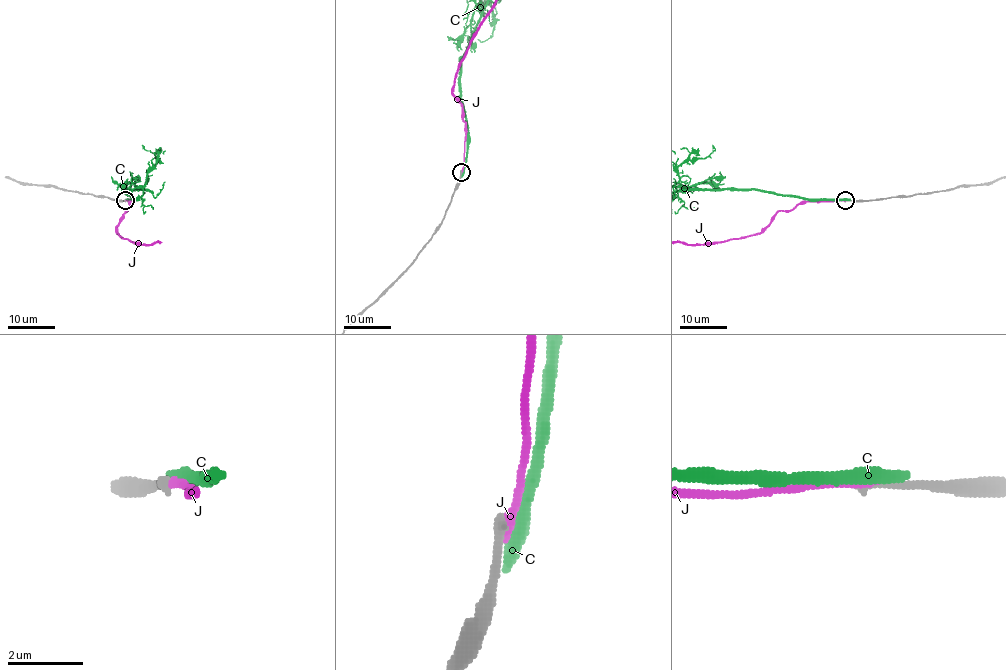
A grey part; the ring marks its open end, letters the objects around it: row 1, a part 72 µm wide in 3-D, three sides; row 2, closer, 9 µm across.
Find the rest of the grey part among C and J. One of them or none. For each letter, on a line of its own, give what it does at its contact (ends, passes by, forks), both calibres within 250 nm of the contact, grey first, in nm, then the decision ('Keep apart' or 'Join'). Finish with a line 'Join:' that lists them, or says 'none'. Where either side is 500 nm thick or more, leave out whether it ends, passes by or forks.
C: It ends there. Thickness 320 nm (grey) against 480 nm. Keep apart
J: It ends there. Thickness 300 nm (grey) against 240 nm. Join
Join: J

